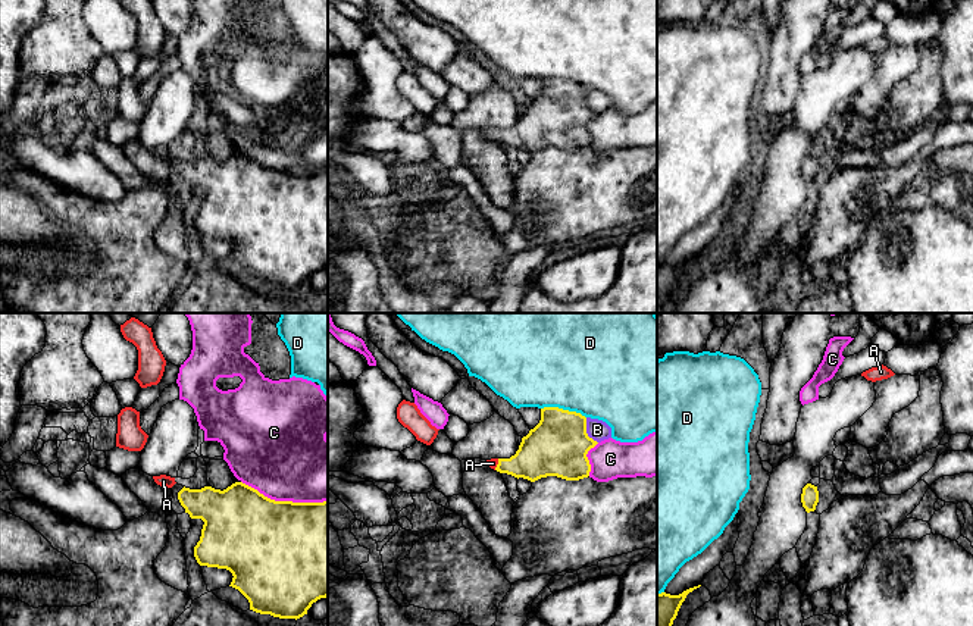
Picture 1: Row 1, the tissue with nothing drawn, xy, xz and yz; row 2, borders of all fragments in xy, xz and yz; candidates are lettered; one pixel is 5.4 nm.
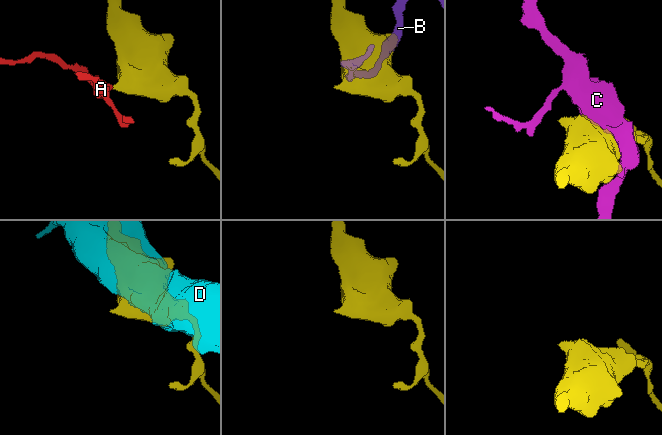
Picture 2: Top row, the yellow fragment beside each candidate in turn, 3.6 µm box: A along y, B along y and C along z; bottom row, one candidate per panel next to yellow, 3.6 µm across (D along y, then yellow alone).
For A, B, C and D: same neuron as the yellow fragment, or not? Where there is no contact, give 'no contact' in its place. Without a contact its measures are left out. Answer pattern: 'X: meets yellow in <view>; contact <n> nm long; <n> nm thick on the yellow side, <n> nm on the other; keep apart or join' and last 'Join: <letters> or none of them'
A: meets yellow in xz; contact 70 nm long; 260 nm thick on the yellow side, 50 nm on the other; join
B: meets yellow in xz; contact 160 nm long; 320 nm thick on the yellow side, 110 nm on the other; keep apart
C: meets yellow in xy; contact 480 nm long; 500 nm thick on the yellow side, 480 nm on the other; keep apart
D: meets yellow in xz; contact 260 nm long; 320 nm thick on the yellow side, 500 nm on the other; keep apart
Join: A

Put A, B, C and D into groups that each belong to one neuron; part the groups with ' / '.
A / B / C / D

